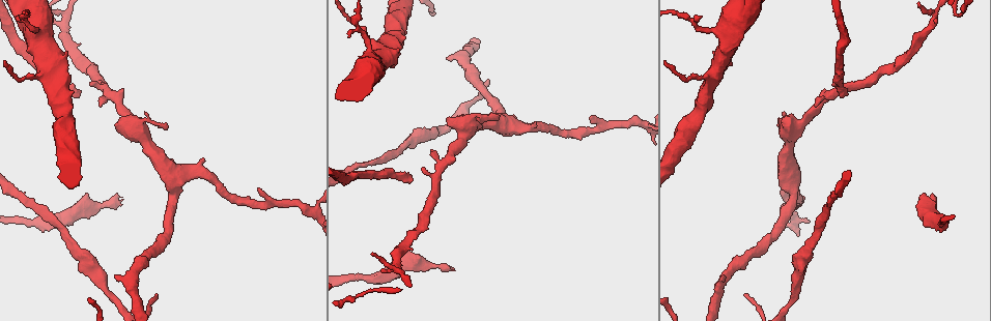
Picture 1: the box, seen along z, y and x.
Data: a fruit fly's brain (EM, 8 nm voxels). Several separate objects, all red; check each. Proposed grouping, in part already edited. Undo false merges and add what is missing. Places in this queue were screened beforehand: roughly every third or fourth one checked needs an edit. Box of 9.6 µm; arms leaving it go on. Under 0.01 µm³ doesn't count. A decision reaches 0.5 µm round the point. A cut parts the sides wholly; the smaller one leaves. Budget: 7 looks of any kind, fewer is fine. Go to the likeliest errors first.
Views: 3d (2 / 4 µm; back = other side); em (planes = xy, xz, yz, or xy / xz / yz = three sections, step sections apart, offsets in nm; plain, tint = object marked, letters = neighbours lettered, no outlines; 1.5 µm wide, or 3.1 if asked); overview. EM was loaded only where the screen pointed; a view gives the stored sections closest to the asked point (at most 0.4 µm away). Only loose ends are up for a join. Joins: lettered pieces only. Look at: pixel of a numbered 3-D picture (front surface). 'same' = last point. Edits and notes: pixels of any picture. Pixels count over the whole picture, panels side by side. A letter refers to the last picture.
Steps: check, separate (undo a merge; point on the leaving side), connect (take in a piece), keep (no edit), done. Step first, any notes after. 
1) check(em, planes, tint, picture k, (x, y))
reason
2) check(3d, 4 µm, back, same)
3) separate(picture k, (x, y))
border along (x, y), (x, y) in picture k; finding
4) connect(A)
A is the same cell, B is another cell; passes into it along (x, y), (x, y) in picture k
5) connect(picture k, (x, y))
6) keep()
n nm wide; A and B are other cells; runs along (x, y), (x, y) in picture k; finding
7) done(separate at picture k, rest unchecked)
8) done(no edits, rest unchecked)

check(3d, 4 µm, picture 1, (934, 199))
branch stops here

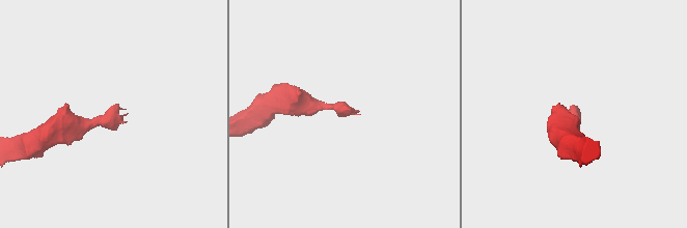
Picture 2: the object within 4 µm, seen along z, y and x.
check(em, yz, step 4, plain, picture 2, (359, 114))

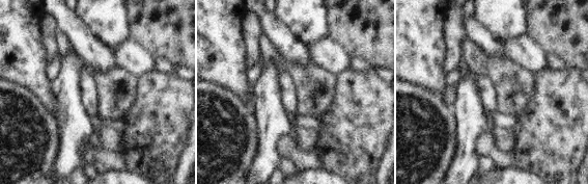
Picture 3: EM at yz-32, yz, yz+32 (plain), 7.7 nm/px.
check(em, yz, step 4, letters, same)

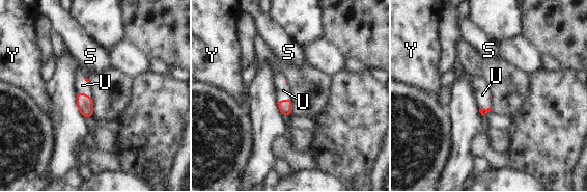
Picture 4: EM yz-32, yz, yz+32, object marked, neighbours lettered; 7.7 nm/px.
connect(U)
U touches over 120 nm; U is the same cell, S and Y are other cells; passes into it along (85, 104), (84, 94), (82, 85) in picture 4; the cell continues

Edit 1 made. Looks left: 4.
check(overview)

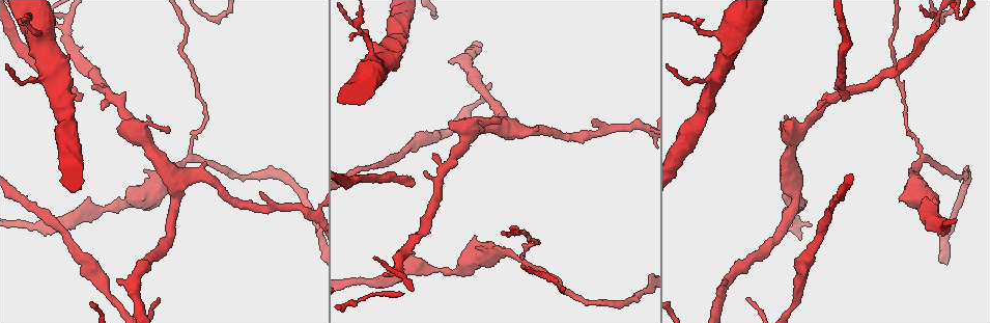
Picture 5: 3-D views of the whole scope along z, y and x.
check(em, planes, letters, picture 5, (701, 20))
branch stops here

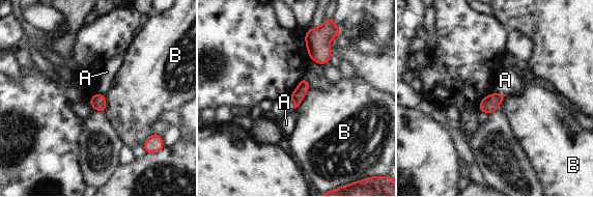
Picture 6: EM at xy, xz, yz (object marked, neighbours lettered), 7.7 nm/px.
keep()
A and B are other cells; border along (493, 92), (507, 94) in picture 6; none of them fits

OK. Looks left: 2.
done(connect at picture 4, rest unchecked)

